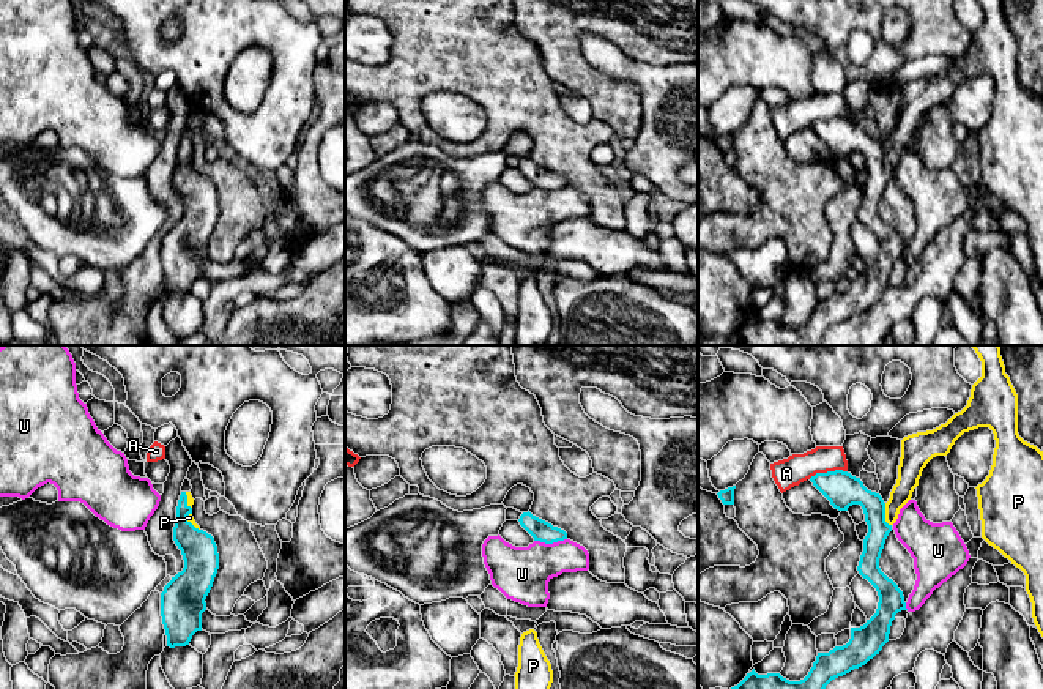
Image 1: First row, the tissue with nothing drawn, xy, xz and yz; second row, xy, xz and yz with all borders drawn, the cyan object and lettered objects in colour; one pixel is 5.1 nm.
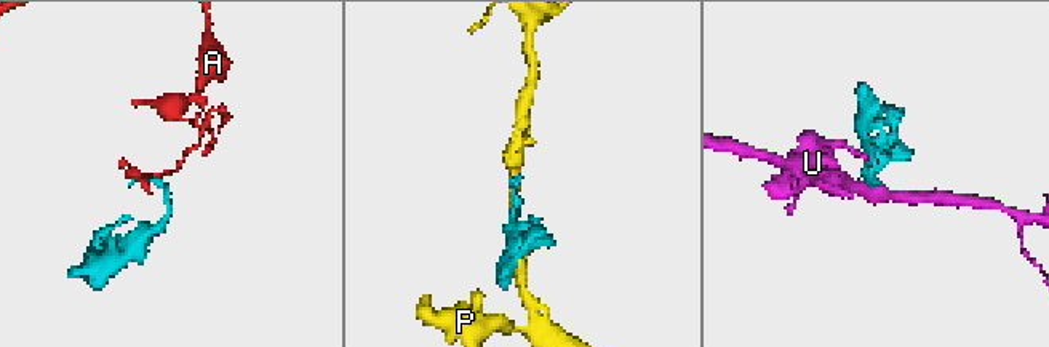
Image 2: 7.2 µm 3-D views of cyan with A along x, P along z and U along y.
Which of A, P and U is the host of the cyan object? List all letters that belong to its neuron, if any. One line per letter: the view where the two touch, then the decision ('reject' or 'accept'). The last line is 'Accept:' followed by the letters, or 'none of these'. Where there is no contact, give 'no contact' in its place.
A: meets cyan in yz; reject
P: meets cyan in yz; accept
U: meets cyan in xz; reject
Accept: P

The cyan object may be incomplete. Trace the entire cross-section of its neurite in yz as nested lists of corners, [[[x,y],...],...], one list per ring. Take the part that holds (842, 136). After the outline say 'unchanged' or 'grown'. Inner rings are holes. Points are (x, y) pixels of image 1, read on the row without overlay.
[[[1000,0],[977,2],[982,8],[982,24],[972,32],[967,52],[955,60],[945,71],[933,77],[908,82],[901,87],[898,126],[887,150],[879,140],[868,137],[860,125],[843,117],[816,120],[810,125],[813,132],[835,156],[848,158],[852,151],[860,151],[863,156],[868,180],[863,186],[863,199],[857,218],[878,238],[879,249],[876,260],[867,266],[863,273],[851,274],[851,285],[846,292],[835,293],[829,300],[818,300],[813,314],[804,326],[789,328],[780,320],[758,322],[753,315],[737,333],[728,337],[728,345],[821,345],[826,333],[832,326],[865,312],[879,301],[882,293],[889,289],[895,262],[901,257],[908,257],[903,238],[879,214],[885,186],[898,166],[900,156],[911,147],[914,136],[919,132],[926,110],[936,102],[947,102],[964,79],[978,74],[989,74],[996,87],[989,121],[975,134],[982,184],[1024,219],[1026,238],[1032,249],[1032,265],[1043,284],[1043,98],[1024,88],[1018,80],[1018,41],[1010,24],[1005,20]]]; grown

